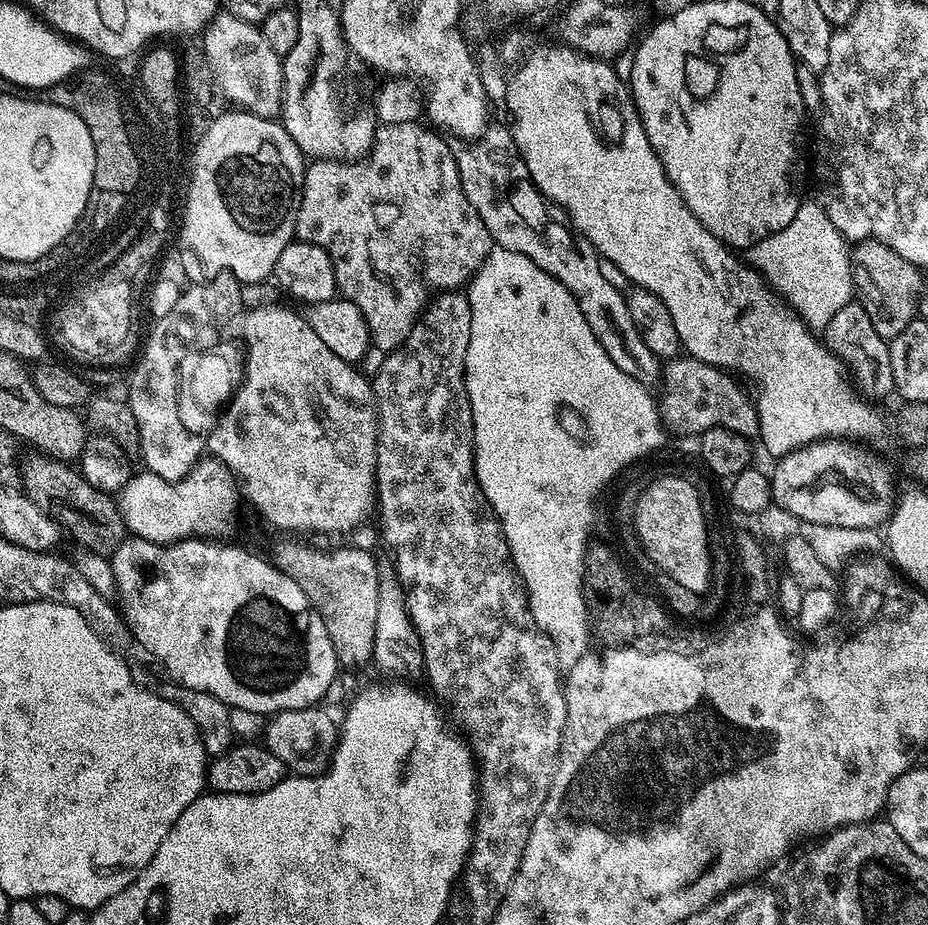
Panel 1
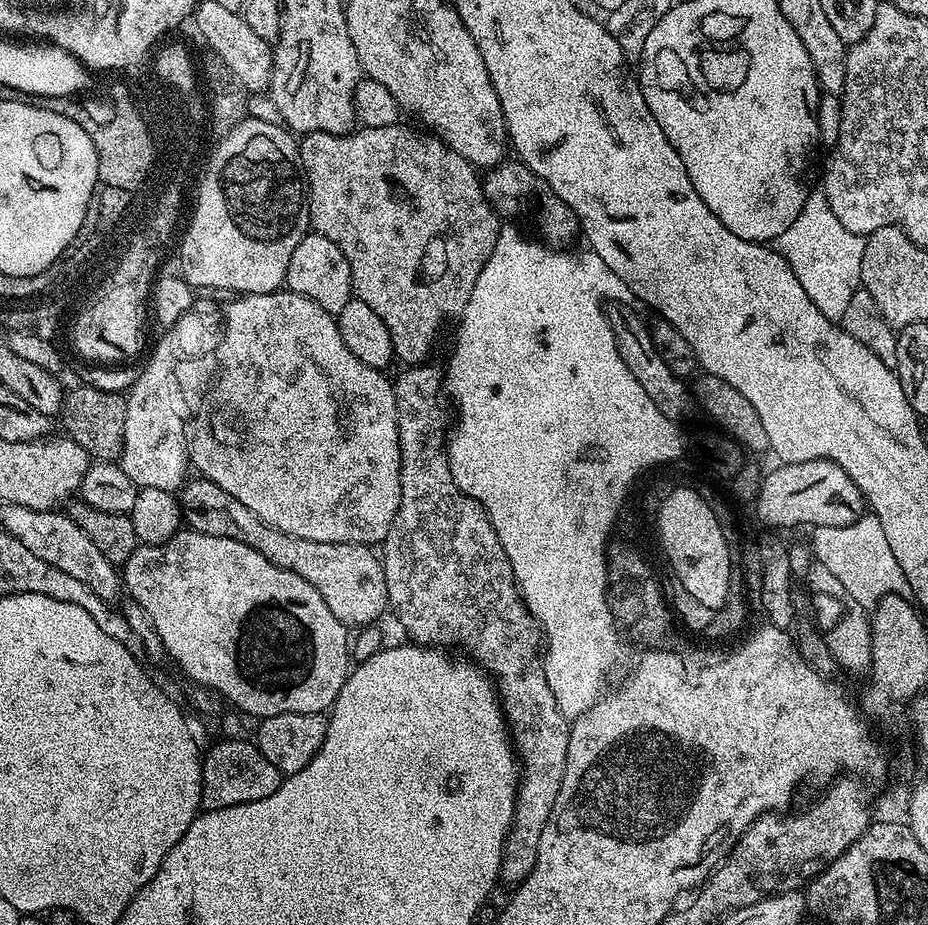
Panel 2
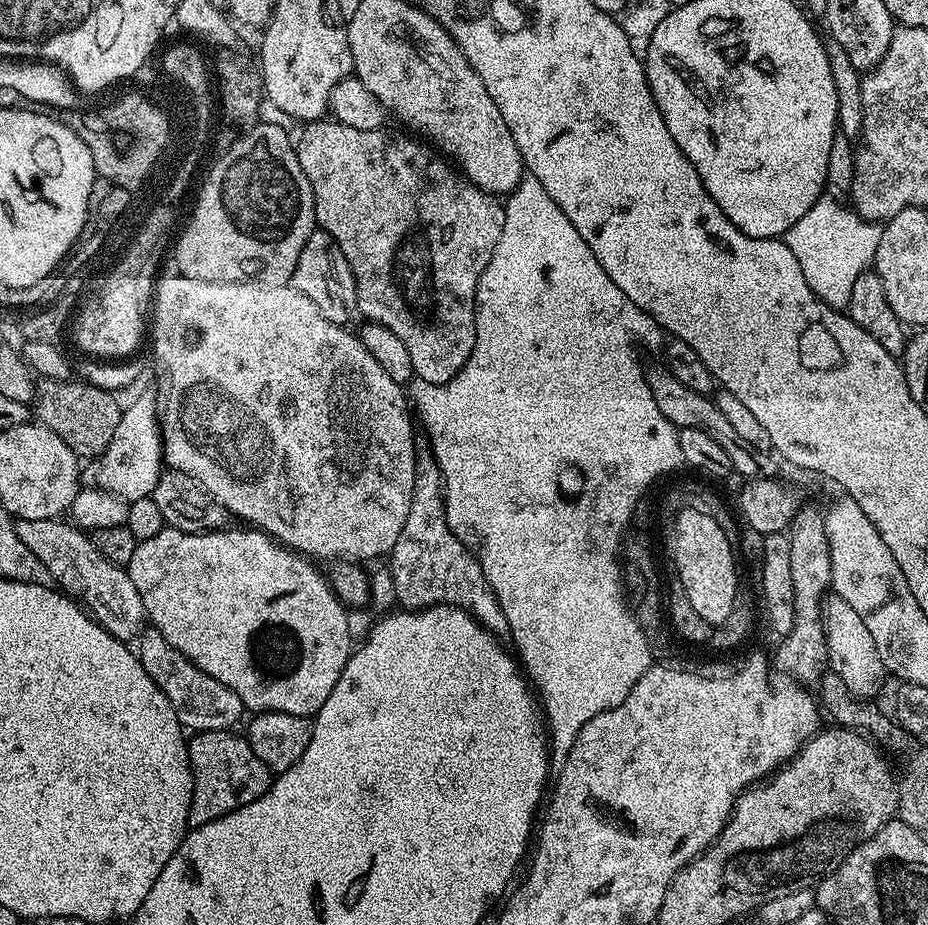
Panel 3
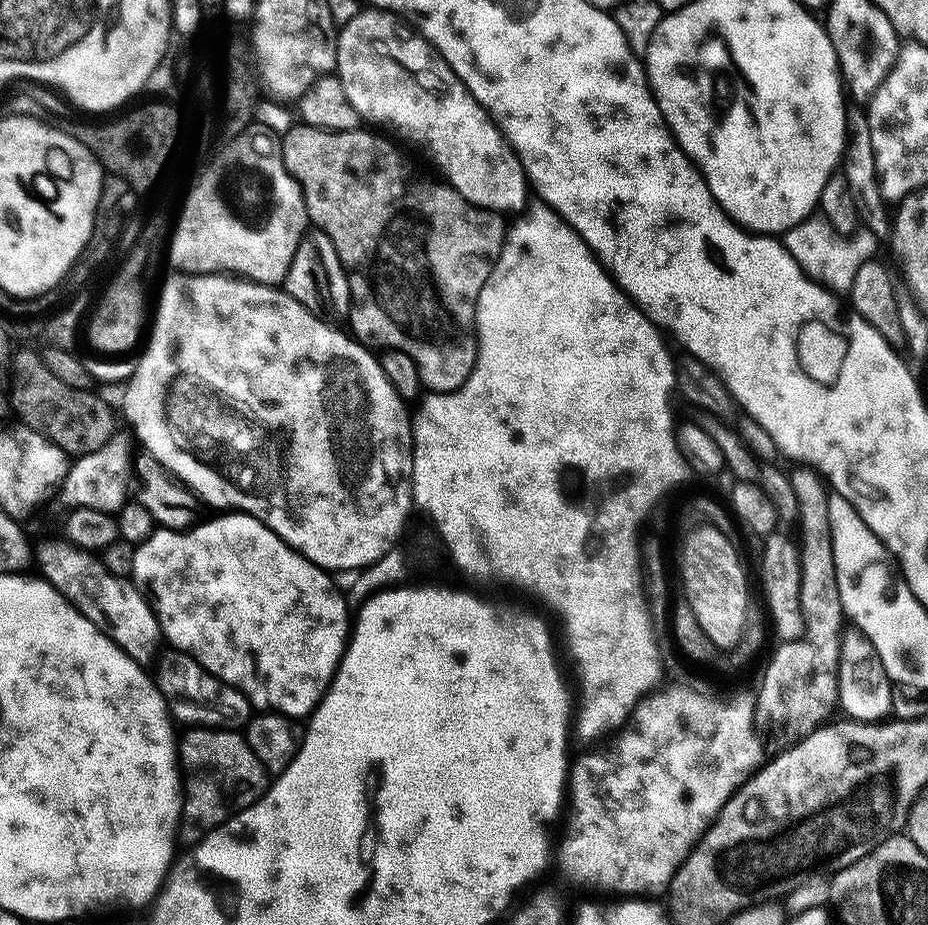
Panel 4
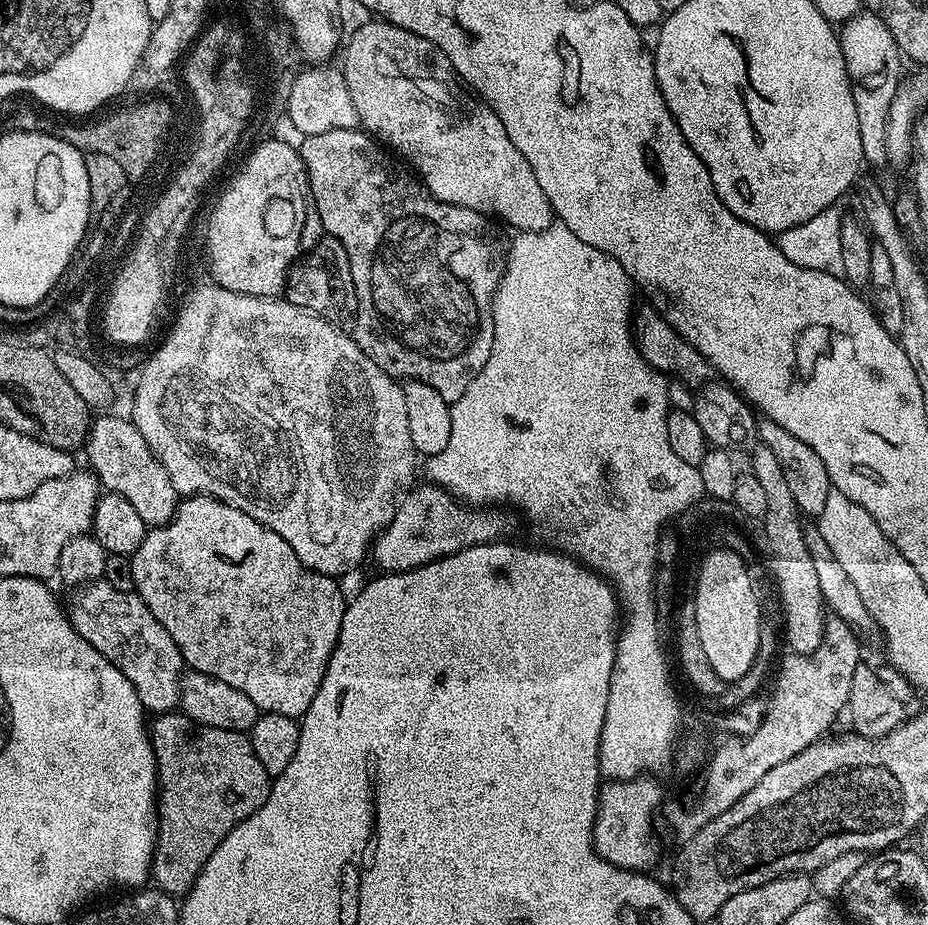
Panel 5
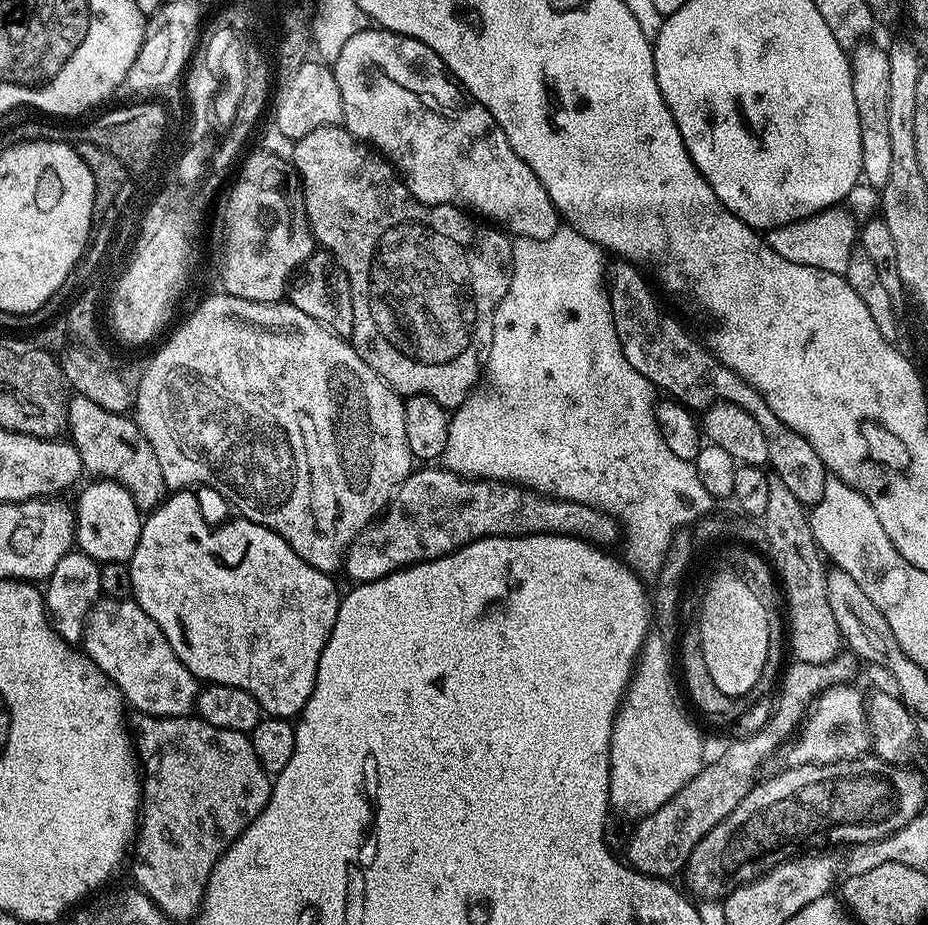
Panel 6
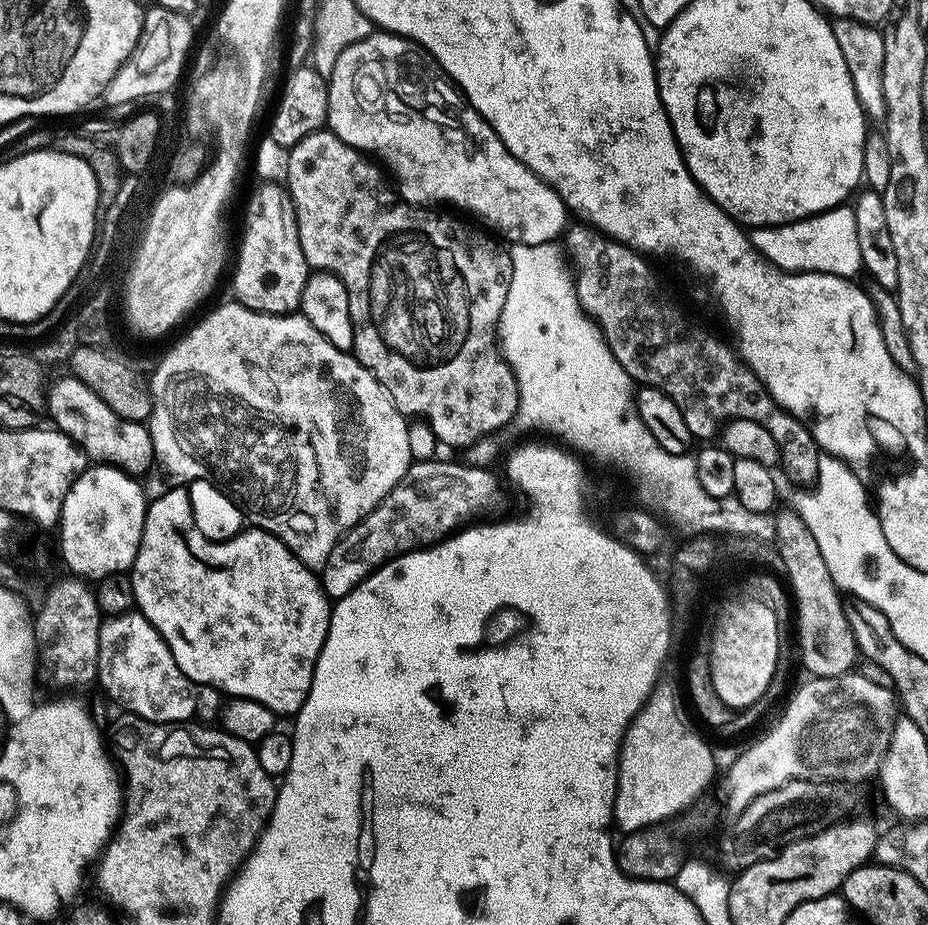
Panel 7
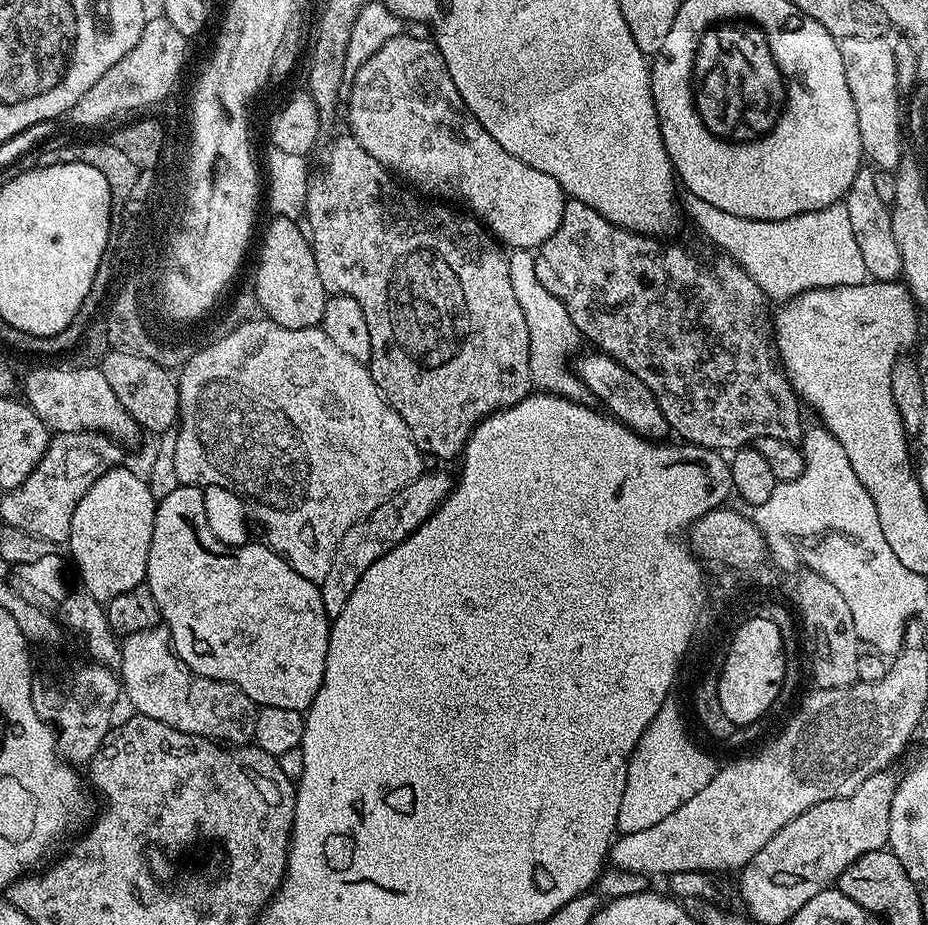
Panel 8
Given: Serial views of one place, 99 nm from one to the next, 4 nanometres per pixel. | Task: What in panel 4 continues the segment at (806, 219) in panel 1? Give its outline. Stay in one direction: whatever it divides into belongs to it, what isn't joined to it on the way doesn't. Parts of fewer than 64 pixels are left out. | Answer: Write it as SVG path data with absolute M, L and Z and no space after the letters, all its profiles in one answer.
M813 214L798 226L783 233L782 243L809 278L817 280L834 293L848 294L854 286L854 274L858 274L858 266L873 259L875 252L872 251L878 244L878 237L867 230L857 231L851 238L840 236L822 215Z

